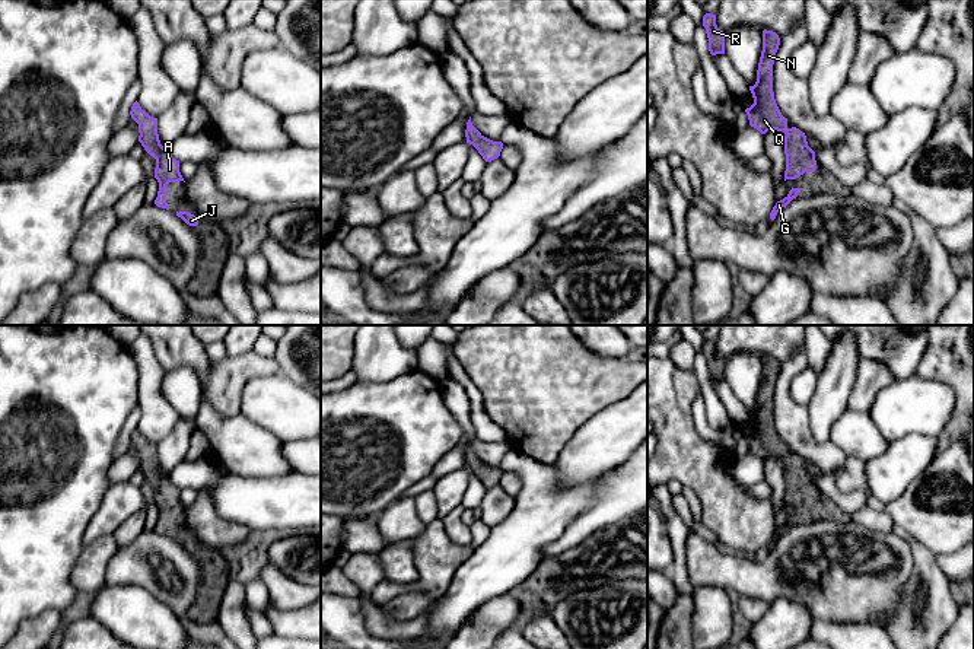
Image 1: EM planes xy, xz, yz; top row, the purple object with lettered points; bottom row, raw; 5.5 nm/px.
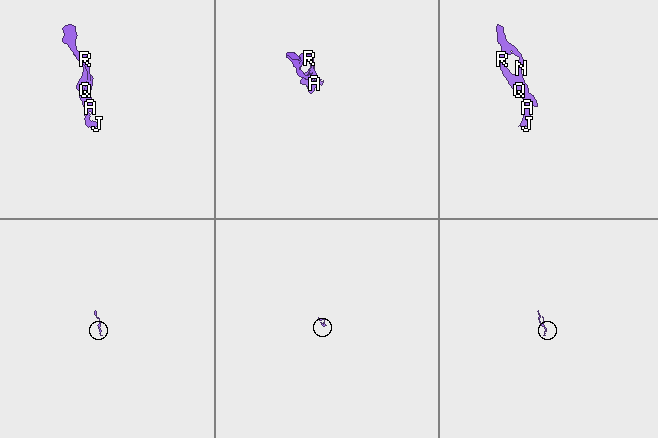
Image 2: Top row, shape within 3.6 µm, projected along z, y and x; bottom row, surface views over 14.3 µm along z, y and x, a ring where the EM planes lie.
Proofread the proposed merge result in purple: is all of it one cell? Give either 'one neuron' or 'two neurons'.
one neuron

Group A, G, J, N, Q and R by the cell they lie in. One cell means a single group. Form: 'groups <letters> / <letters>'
groups A G J N Q R

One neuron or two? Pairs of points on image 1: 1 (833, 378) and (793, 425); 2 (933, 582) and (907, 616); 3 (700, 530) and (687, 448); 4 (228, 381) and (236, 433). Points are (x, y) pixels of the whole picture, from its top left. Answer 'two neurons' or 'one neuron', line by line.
1: two neurons
2: one neuron
3: two neurons
4: two neurons

